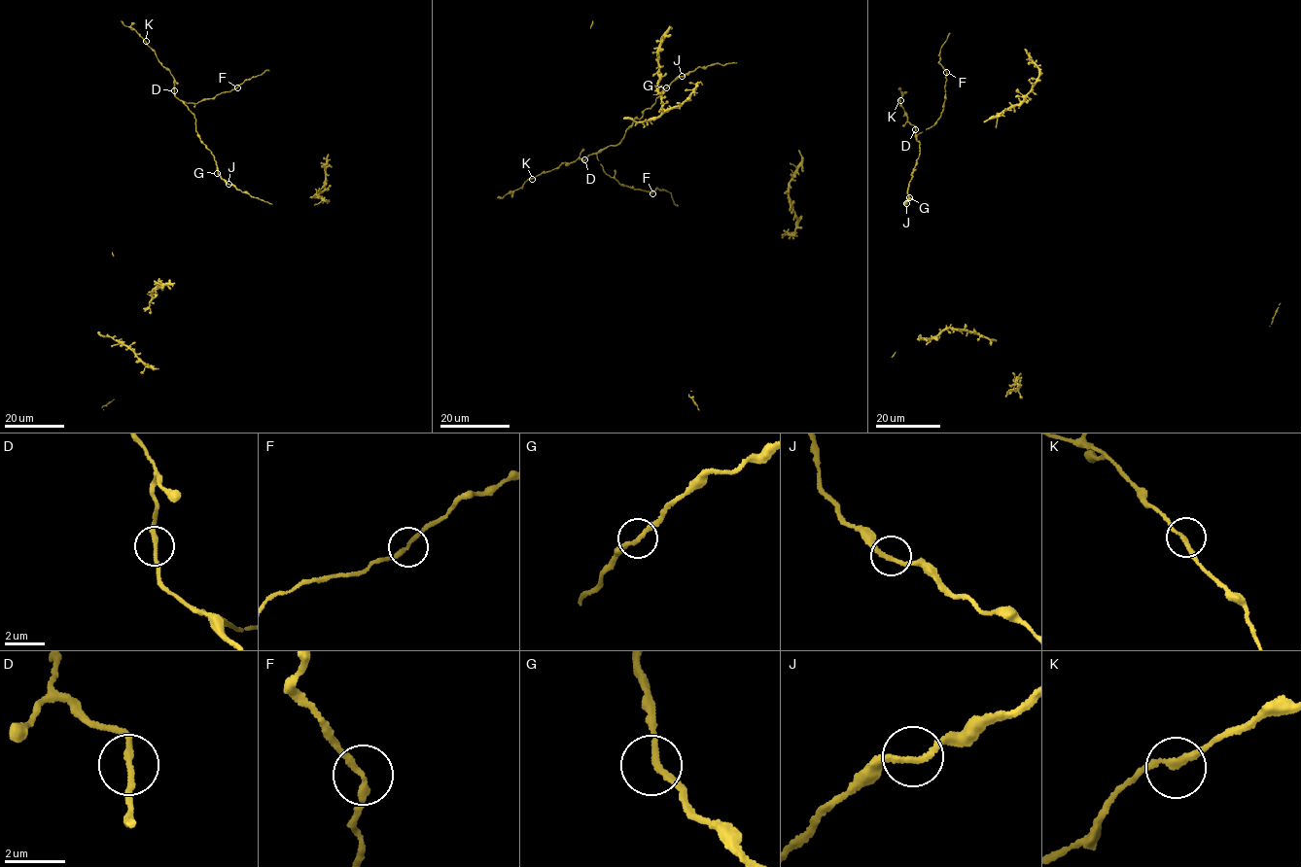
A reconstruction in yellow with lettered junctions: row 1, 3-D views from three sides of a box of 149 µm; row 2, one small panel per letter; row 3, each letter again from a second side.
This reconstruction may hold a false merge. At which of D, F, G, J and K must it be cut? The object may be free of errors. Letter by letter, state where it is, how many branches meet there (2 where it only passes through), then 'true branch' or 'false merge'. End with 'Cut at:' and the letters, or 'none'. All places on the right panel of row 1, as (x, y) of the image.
D: (915, 129) | 2 | true branch
F: (946, 72) | 2 | true branch
G: (909, 197) | 2 | true branch
J: (906, 203) | 2 | true branch
K: (900, 100) | 2 | true branch
Cut at: none

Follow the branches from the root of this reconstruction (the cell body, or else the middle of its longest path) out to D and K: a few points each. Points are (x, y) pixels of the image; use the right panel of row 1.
D: (906, 204), (908, 183), (920, 153), (915, 129)
K: (906, 204), (908, 183), (919, 156), (920, 144), (915, 135), (915, 126), (907, 121), (900, 100)

